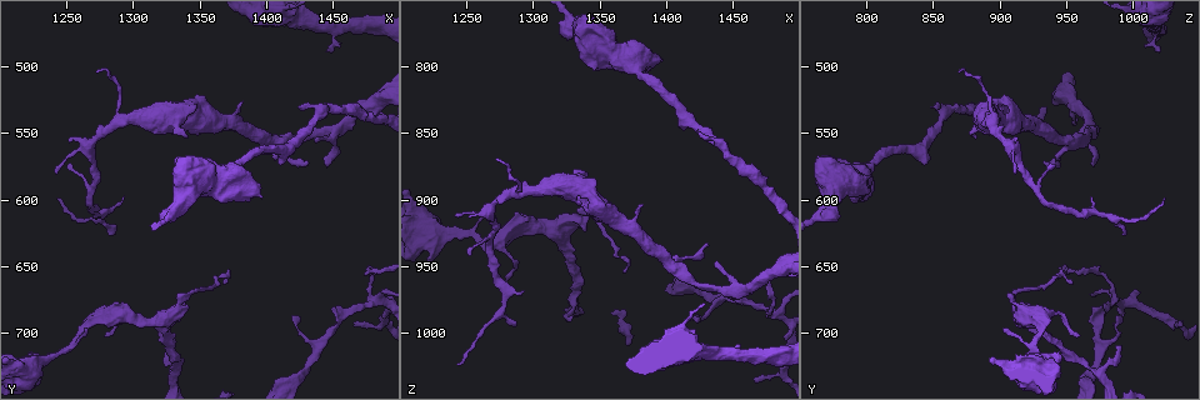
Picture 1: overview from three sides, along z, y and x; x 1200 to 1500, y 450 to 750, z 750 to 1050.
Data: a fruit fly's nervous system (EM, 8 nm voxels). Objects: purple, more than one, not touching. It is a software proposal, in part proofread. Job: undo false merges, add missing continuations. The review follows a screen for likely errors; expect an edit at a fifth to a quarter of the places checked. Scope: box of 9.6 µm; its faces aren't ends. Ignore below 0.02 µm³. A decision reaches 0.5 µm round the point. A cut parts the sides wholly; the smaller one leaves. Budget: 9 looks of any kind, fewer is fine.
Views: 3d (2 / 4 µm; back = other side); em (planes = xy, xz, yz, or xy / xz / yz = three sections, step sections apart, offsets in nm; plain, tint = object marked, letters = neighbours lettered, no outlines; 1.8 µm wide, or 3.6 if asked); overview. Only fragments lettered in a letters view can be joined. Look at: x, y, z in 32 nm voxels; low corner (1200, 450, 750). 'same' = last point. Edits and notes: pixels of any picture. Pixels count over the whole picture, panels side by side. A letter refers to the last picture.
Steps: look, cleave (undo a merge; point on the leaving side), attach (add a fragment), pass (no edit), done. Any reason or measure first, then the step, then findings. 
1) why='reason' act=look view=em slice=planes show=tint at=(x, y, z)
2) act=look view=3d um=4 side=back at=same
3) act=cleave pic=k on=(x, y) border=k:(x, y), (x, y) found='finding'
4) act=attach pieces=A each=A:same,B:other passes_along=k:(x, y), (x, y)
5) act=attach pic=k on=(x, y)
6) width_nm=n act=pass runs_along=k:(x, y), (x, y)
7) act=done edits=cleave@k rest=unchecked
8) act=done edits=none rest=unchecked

why='an open end' act=look view=3d um=4 at=(1278, 702, 960)

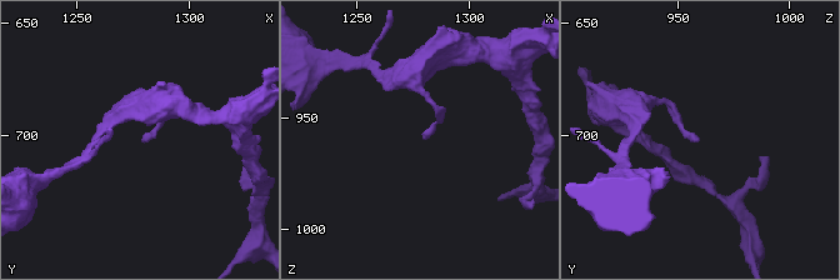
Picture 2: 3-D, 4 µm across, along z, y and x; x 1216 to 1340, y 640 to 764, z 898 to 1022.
act=look view=em slice=planes show=letters at=(1279, 702, 960)

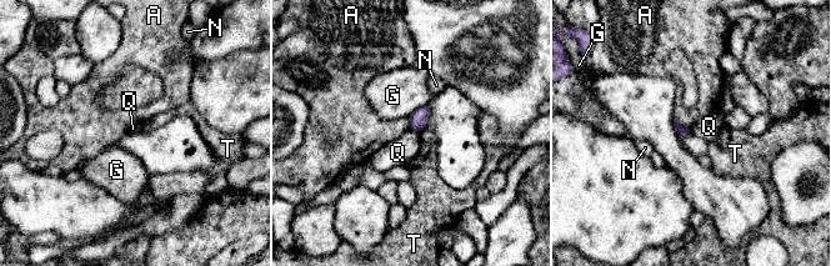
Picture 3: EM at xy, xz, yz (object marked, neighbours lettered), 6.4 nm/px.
act=pass each=A:other,G:other,N:other,Q:other,T:other border=3:(411, 128), (417, 131) found='no lettered fragment goes on from it'

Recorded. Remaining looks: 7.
act=look view=em um=3.6 slice=planes show=tint at=(1334, 542, 898)

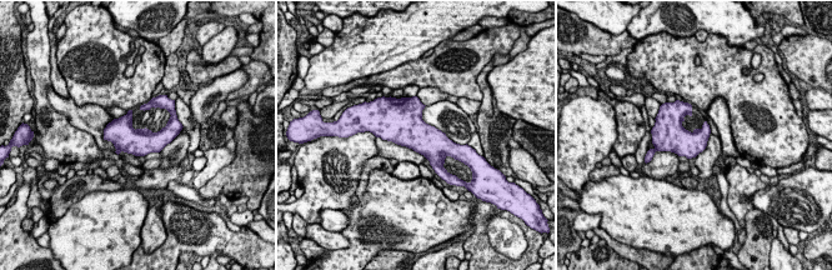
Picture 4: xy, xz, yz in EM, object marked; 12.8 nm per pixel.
act=look view=em um=3.6 slice=planes show=letters at=same

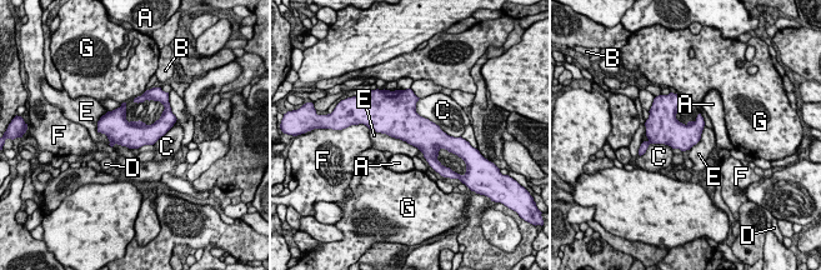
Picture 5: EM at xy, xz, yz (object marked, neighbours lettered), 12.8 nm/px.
act=pass each=A:other,B:other,C:other,D:other,E:other,F:other,G:other border=5:(370, 129), (405, 140), (420, 150) found='one neuron here'

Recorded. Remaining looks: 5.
why='four or more arms meet' act=look view=3d um=4 at=(1478, 676, 982)

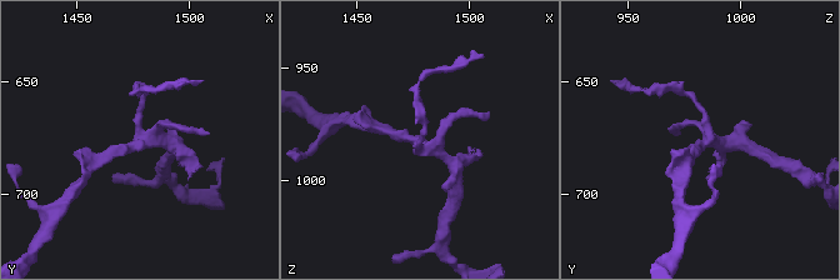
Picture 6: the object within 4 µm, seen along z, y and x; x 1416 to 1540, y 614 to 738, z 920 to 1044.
why='now the EM' act=look view=em slice=xy step=8 show=tint at=(1478, 676, 983)

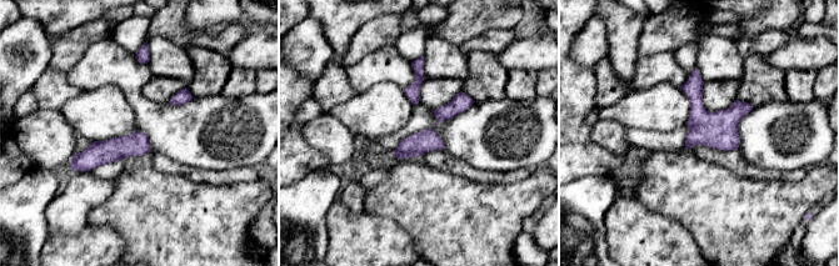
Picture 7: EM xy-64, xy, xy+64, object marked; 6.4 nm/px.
why='cut it another way' act=look view=em slice=planes show=letters at=same

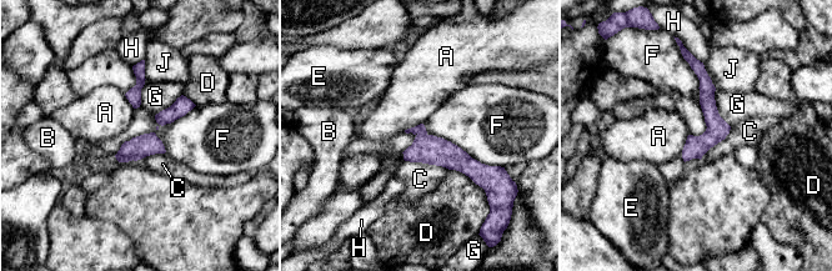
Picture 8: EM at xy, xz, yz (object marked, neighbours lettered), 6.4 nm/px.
act=pass each=A:other,B:other,C:other,D:other,E:other,F:other,G:other,H:other,J:other border=8:(422, 124), (429, 134), (501, 167) found='all the same neuron'

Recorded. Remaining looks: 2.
why='tapers out' act=look view=em um=3.6 slice=planes show=letters at=(1254, 572, 940)

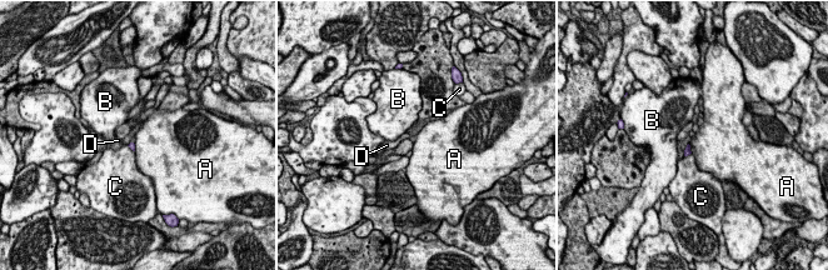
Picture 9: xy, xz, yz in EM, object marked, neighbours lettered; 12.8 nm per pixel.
act=pass each=A:other,B:other,C:other,D:other found='no lettered fragment goes on from it'

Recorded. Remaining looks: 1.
act=done edits=none rest=unchecked

